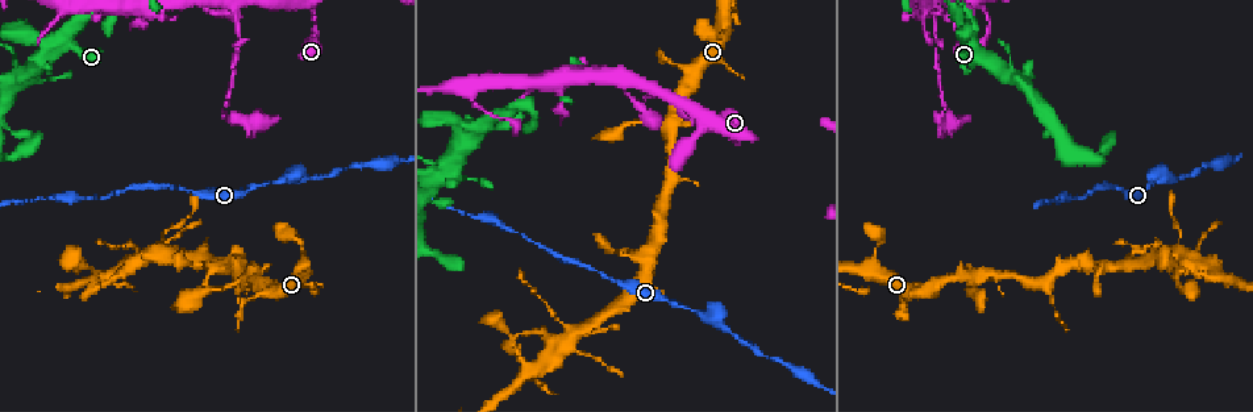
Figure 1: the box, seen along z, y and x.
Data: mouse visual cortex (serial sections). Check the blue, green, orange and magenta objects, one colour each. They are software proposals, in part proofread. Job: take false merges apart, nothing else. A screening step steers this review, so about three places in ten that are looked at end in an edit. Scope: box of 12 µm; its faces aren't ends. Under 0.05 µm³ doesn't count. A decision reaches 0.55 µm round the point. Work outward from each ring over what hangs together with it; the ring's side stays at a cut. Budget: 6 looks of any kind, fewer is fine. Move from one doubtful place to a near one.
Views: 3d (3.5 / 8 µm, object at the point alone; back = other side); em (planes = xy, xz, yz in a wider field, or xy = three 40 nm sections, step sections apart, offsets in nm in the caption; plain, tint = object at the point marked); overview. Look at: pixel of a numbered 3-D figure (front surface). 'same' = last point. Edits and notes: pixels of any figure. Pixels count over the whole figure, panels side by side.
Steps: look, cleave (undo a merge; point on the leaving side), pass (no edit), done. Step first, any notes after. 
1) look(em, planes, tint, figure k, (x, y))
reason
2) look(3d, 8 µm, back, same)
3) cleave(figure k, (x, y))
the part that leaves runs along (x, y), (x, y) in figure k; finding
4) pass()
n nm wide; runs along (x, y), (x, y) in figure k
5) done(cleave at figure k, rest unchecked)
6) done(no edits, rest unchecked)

look(3d, 8 µm, figure 1, (232, 14))
thin arm on a thick one

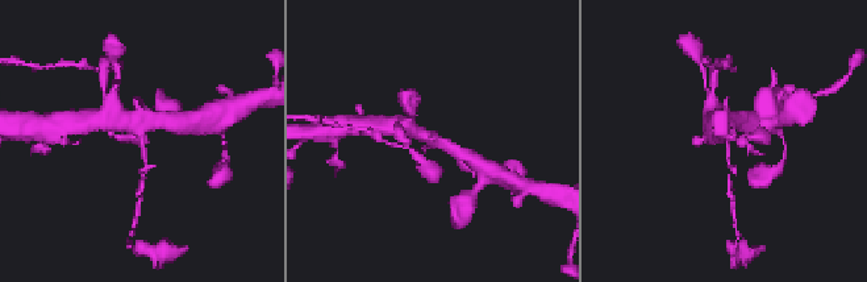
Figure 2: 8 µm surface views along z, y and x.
look(3d, 3.5 µm, figure 2, (138, 140))
closer look

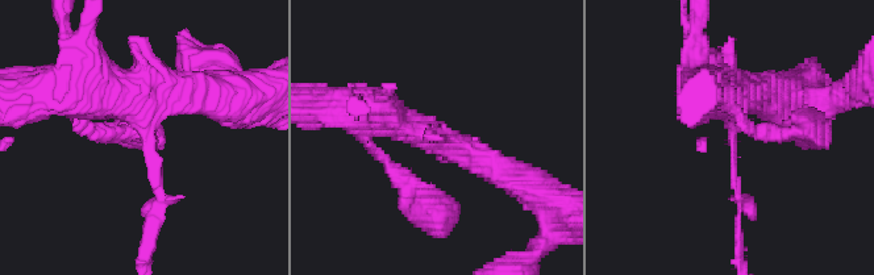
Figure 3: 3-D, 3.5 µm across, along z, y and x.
look(em, xy, step 1, tint, figure 3, (140, 135))
now the EM

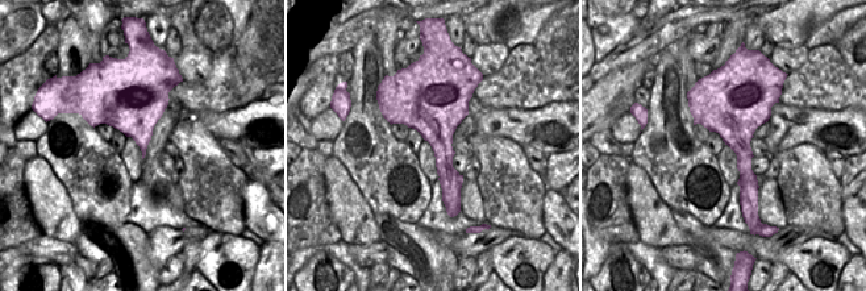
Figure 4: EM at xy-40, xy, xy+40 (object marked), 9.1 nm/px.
pass()
arms of 100, 350, 400 nm; runs along (195, 91), (142, 111), (158, 212) in figure 3; one cell here

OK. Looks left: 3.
look(3d, 8 µm, figure 1, (533, 368))
small branch off a trunk

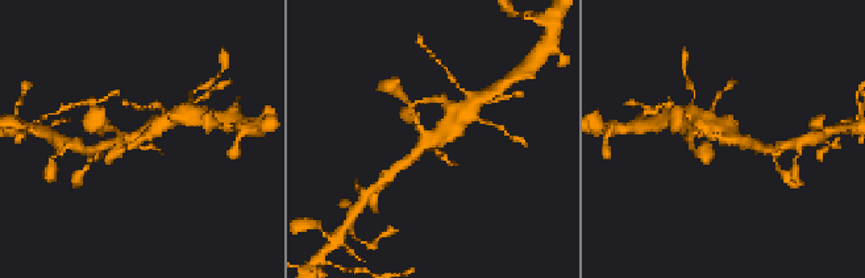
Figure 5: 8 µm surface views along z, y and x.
look(3d, 3.5 µm, figure 5, (436, 132))
zoom in

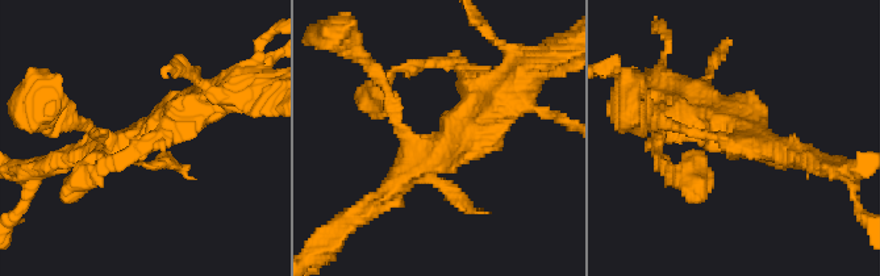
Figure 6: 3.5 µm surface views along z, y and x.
look(em, xy, step 3, tint, figure 6, (433, 145))
need the tissue

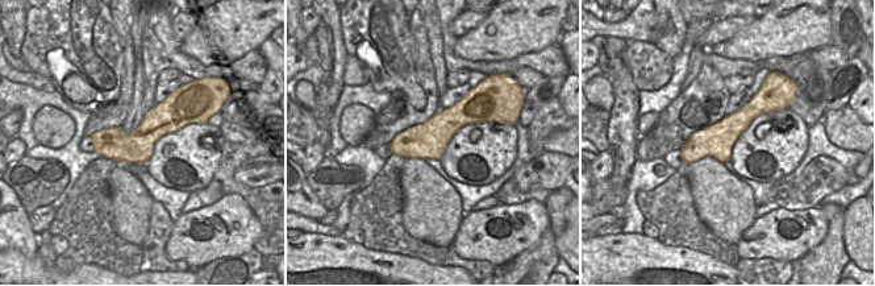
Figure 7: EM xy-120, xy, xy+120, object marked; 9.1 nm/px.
pass()
runs along (204, 101), (134, 142), (91, 130) in figure 6; all the same cell

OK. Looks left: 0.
done(no edits, rest unchecked)

